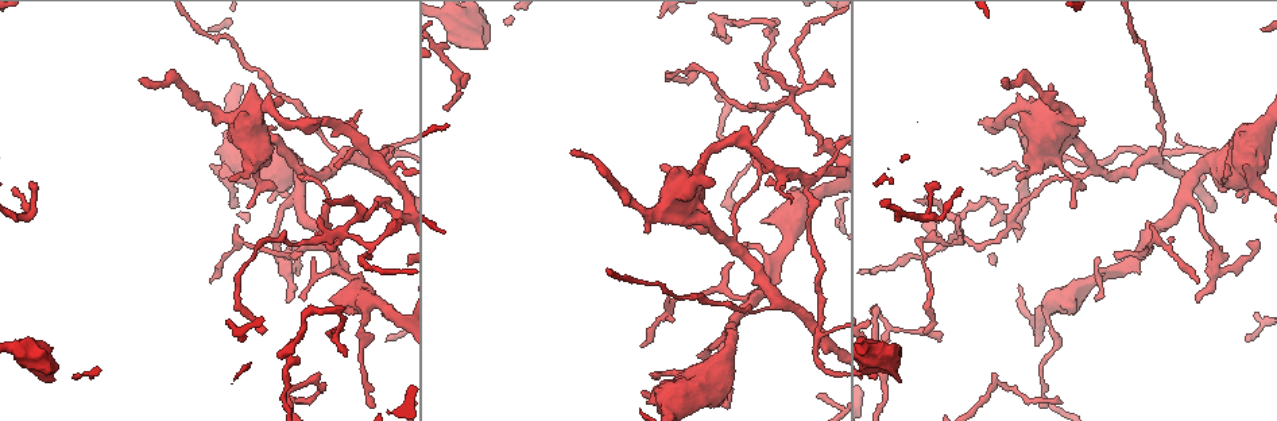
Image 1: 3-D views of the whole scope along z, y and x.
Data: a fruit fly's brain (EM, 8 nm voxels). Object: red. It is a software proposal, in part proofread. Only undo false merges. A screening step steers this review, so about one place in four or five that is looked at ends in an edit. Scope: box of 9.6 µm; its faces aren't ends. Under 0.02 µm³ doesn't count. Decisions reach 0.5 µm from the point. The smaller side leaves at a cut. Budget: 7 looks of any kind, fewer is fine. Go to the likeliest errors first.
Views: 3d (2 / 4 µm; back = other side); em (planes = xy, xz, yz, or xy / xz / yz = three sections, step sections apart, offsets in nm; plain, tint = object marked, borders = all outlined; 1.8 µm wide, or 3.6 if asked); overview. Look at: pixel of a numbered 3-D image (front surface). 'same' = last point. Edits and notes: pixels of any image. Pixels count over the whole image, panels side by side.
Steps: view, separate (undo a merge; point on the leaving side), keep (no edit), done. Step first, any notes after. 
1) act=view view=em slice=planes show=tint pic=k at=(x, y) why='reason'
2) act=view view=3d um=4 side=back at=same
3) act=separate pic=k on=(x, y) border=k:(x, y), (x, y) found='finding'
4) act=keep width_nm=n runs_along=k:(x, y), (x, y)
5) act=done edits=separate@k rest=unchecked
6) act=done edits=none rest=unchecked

act=view view=3d um=4 pic=1 at=(344, 228) why='abrupt turn'

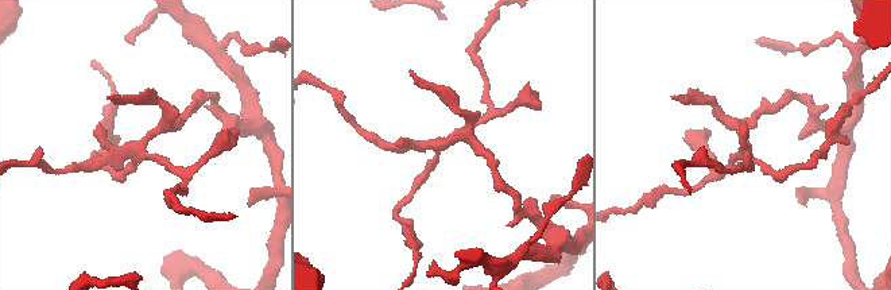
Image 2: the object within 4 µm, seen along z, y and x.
act=view view=em slice=planes show=tint pic=2 at=(142, 147) why='now the EM'

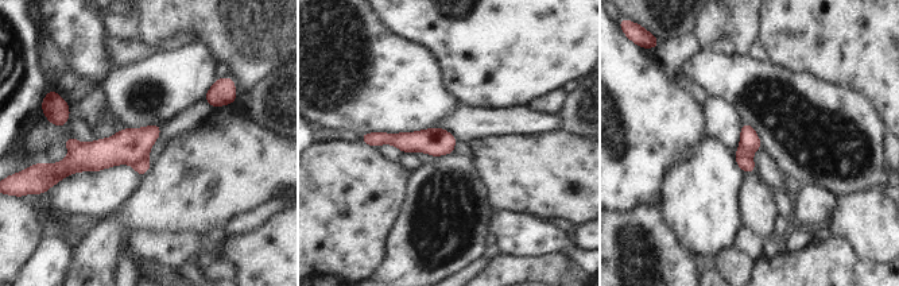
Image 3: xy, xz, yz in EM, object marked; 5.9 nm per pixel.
act=separate pic=3 on=(746, 163) border=3:(736, 153), (744, 153), (751, 157) found='two cells meet here'

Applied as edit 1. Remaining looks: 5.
act=view view=overview why='redraw'

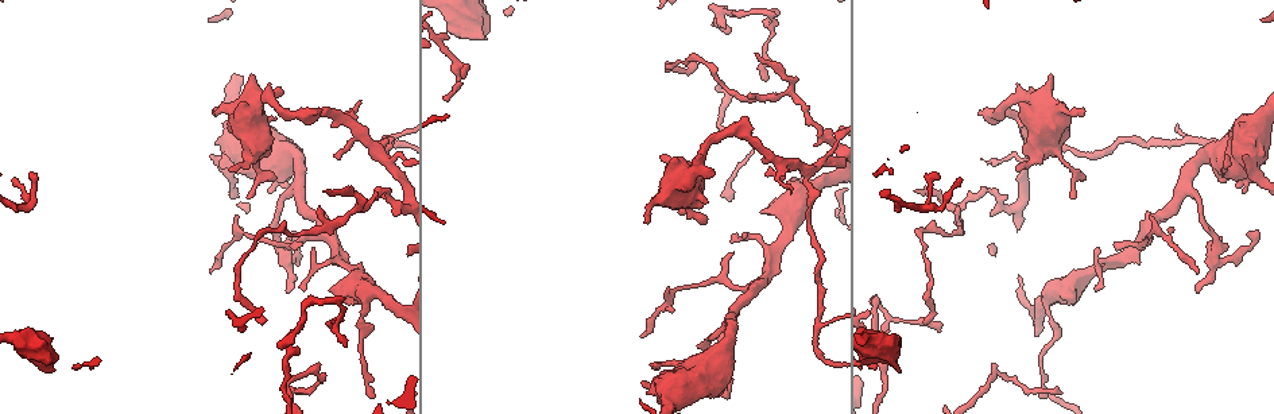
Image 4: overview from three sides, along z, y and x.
act=view view=em slice=xz step=4 show=tint pic=4 at=(376, 153) why='calibre changes'

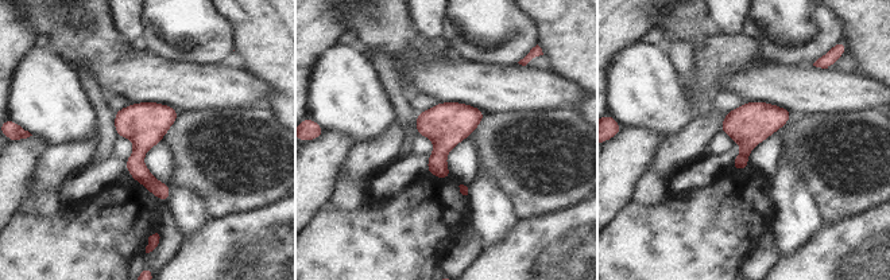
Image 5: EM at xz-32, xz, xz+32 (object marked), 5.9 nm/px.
act=view view=em slice=planes show=borders at=same

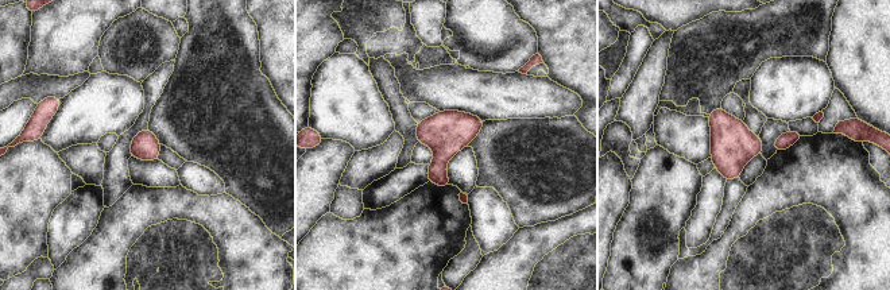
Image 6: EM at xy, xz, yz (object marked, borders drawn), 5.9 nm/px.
act=keep found='continuous, no second cell'

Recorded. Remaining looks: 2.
act=view view=3d um=4 side=back pic=4 at=(753, 289) why='arms part here'

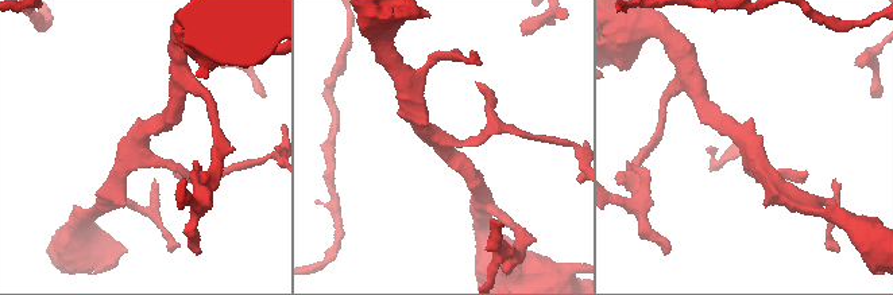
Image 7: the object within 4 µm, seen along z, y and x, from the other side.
act=view view=em slice=planes show=tint pic=7 at=(751, 146) arms=3

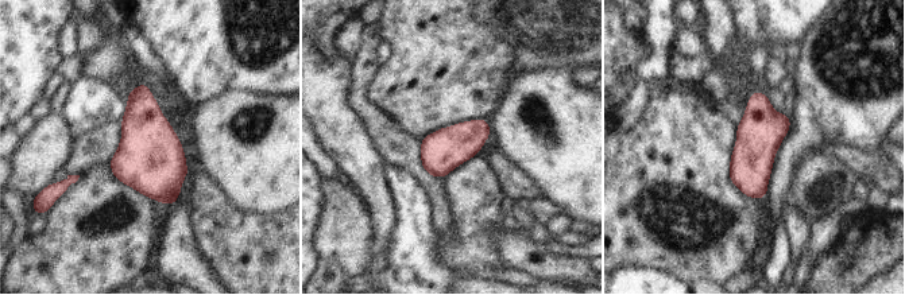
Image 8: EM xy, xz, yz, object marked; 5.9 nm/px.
act=keep found='all the same cell'

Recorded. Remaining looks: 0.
act=done edits=separate@3 rest=unchecked

